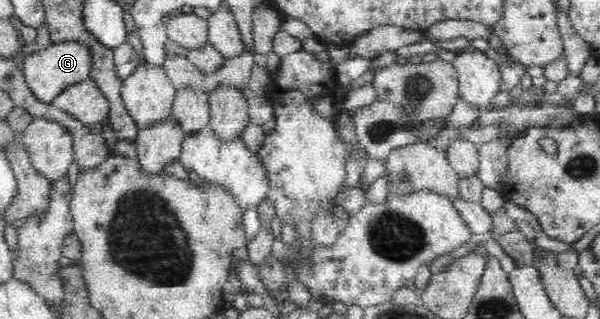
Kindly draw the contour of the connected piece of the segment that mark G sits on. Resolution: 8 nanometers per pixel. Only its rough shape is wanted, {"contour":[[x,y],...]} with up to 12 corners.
{"contour":[[52,42],[25,54],[34,97],[52,104],[65,88],[90,79],[87,45]]}

